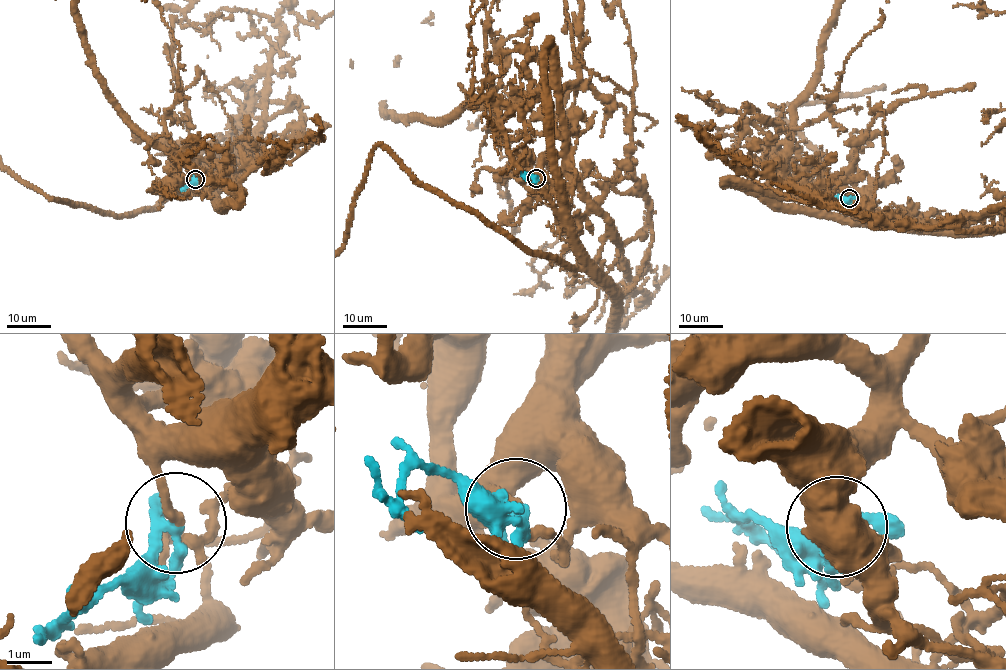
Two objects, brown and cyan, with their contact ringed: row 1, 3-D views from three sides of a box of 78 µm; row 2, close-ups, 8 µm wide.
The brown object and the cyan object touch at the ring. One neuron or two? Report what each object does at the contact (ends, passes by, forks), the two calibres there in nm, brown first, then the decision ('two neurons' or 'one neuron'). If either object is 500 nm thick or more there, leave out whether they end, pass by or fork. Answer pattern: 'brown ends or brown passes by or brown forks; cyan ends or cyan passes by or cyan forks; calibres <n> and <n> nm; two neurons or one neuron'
brown ends; cyan passes by; calibres 240 and 240 nm; one neuron

